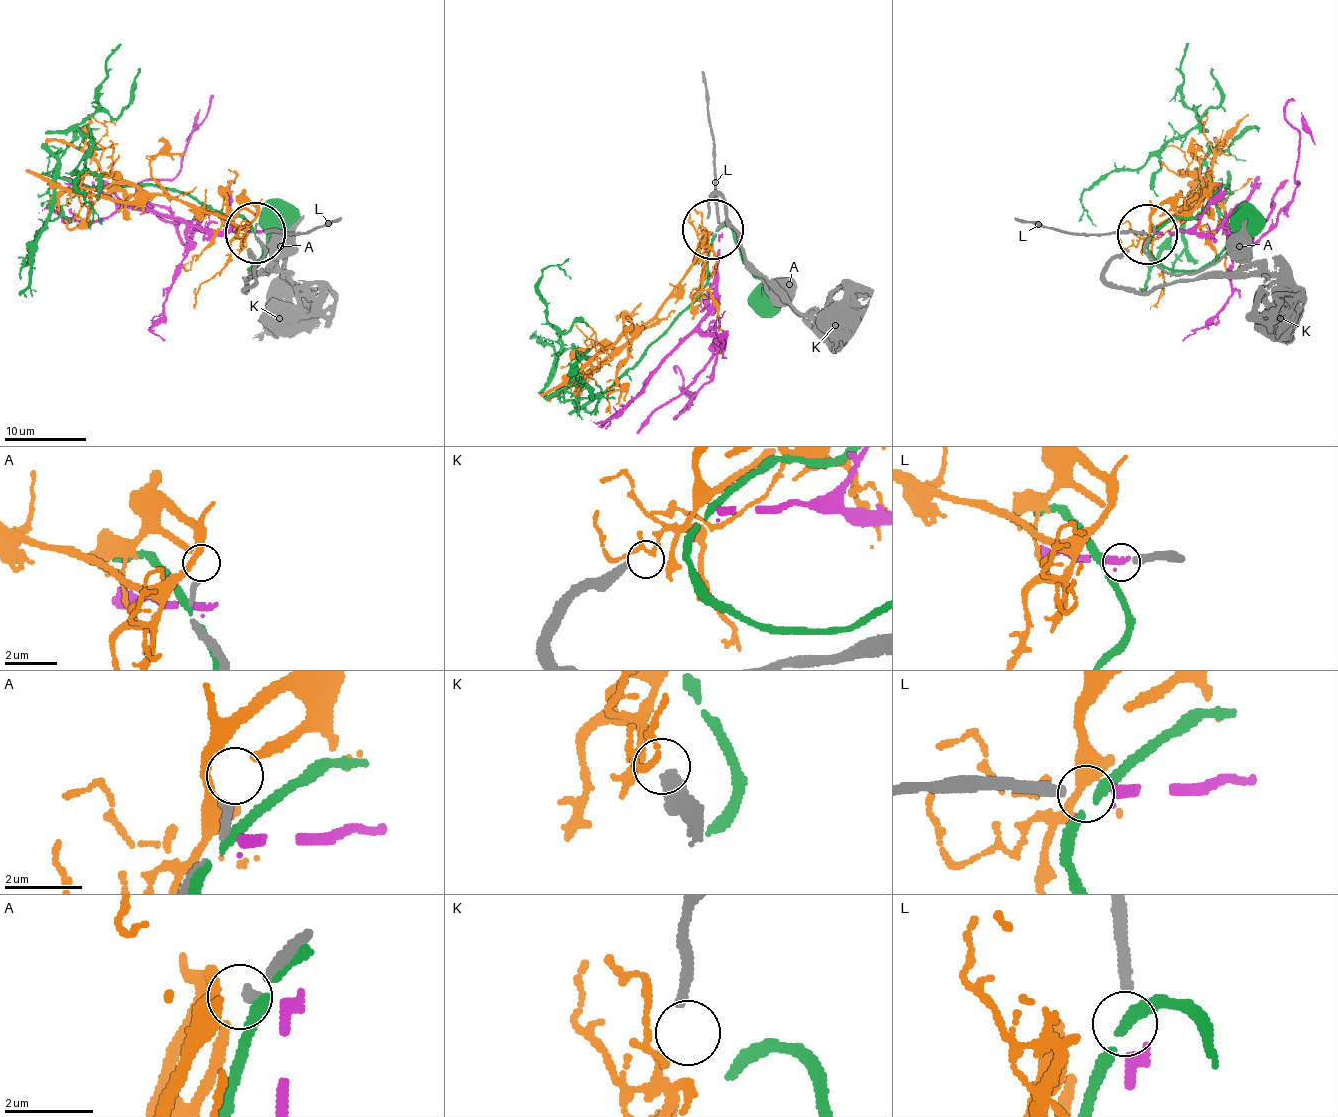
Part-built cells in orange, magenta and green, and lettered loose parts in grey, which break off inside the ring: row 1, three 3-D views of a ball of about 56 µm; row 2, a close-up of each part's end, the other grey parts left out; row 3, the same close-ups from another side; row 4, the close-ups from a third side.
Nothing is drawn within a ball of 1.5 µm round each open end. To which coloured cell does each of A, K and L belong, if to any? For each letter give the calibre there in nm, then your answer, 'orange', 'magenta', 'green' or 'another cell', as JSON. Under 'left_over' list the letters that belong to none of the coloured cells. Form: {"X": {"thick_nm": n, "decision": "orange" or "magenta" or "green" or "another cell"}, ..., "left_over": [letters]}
{"A": {"thick_nm": 200, "decision": "orange"}, "K": {"thick_nm": 280, "decision": "another cell"}, "L": {"thick_nm": 260, "decision": "magenta"}, "left_over": ["K"]}

